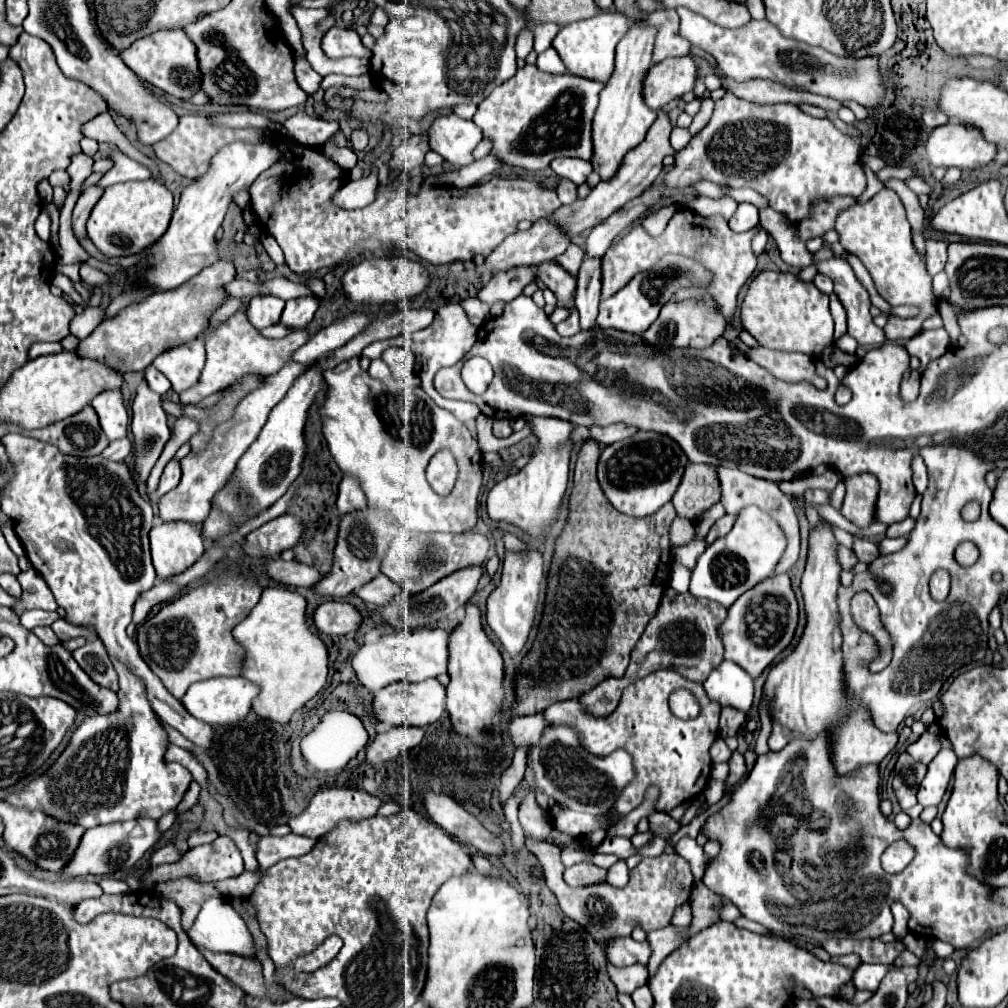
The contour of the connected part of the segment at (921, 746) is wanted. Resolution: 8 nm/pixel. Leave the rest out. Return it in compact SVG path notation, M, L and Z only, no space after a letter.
M926 728L926 730L924 730L924 734L922 734L914 744L910 744L910 746L908 746L910 756L912 756L914 760L918 760L918 762L928 764L928 762L938 754L938 750L942 748L942 744L938 742L938 738L940 738L940 736L942 736L942 732L934 734L934 732L930 732L930 730Z

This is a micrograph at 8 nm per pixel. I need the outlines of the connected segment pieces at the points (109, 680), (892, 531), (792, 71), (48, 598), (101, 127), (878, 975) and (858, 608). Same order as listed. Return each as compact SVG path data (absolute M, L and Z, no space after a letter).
M88 640L82 648L74 650L72 656L96 684L114 692L118 690L118 674L112 662L108 660L106 648L100 640Z
M906 518L906 520L902 520L902 522L896 522L896 524L888 526L886 536L888 536L888 538L898 538L898 536L910 534L912 528L914 528L914 520L912 520L912 518Z
M676 8L680 14L680 34L694 46L712 54L722 72L732 80L748 80L752 76L764 76L776 80L788 88L806 90L812 94L828 96L834 100L854 100L864 108L878 108L882 104L886 86L876 56L866 58L838 58L824 48L816 48L780 34L780 30L768 20L750 20L740 28L724 28L690 8Z
M30 568L28 572L20 572L18 582L22 586L22 596L20 596L20 602L12 606L12 610L18 616L20 616L20 612L34 610L34 608L58 610L58 604L50 592L46 580L42 580L42 576L34 568Z
M102 112L98 114L94 120L90 120L86 126L84 126L84 134L88 138L94 138L96 142L112 142L112 144L118 144L120 150L124 150L124 154L128 154L131 159L138 160L139 163L149 168L154 178L159 178L159 170L156 163L138 152L128 140L126 136L118 130L118 126L114 124L110 112Z
M860 964L856 968L856 976L854 976L854 986L858 990L870 990L876 992L878 984L882 982L882 978L886 976L886 972L890 970L890 966L872 966L872 964Z
M862 590L862 592L854 594L854 598L852 598L852 618L854 618L856 626L862 632L870 634L877 641L876 644L880 645L878 648L881 647L880 656L869 664L869 670L873 673L884 670L892 660L892 642L888 632L880 622L878 606L868 592Z

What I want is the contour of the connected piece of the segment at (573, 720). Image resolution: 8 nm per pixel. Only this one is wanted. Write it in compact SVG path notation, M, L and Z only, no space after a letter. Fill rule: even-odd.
M658 670L630 684L630 688L626 688L624 696L620 698L618 708L606 718L590 716L578 700L556 702L544 710L546 726L568 724L570 728L576 728L580 744L584 744L584 748L588 748L592 756L608 756L616 748L624 748L632 756L632 764L636 764L636 780L628 784L628 788L624 788L616 804L608 810L608 816L616 814L620 818L624 818L644 802L644 794L650 786L660 788L660 796L654 804L654 810L658 812L670 812L674 806L692 800L706 788L712 768L708 750L718 736L718 716L720 704L708 700L700 684L682 678L674 670ZM678 688L686 688L696 696L700 714L694 720L680 720L670 712L668 696Z

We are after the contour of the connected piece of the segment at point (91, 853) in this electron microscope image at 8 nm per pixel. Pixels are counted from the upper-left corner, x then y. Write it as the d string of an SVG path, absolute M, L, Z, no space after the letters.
M136 818L128 822L116 822L108 826L96 826L92 830L86 830L80 838L80 846L76 848L72 860L60 870L62 878L76 878L76 876L108 876L116 870L128 870L132 868L146 850L150 850L160 838L158 822L150 818Z

